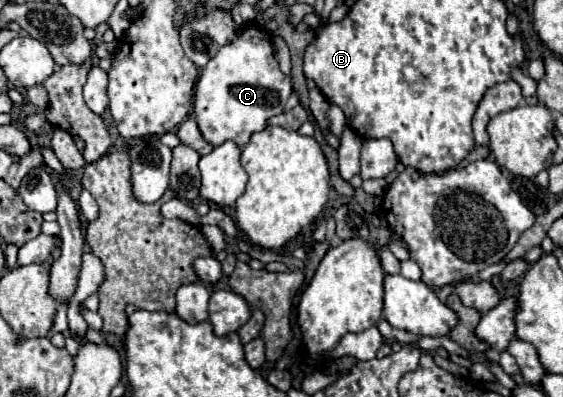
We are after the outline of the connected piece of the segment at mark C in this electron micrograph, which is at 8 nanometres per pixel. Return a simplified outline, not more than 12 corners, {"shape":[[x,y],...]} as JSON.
{"shape":[[250,25],[202,69],[196,123],[244,147],[284,111],[290,77]]}

